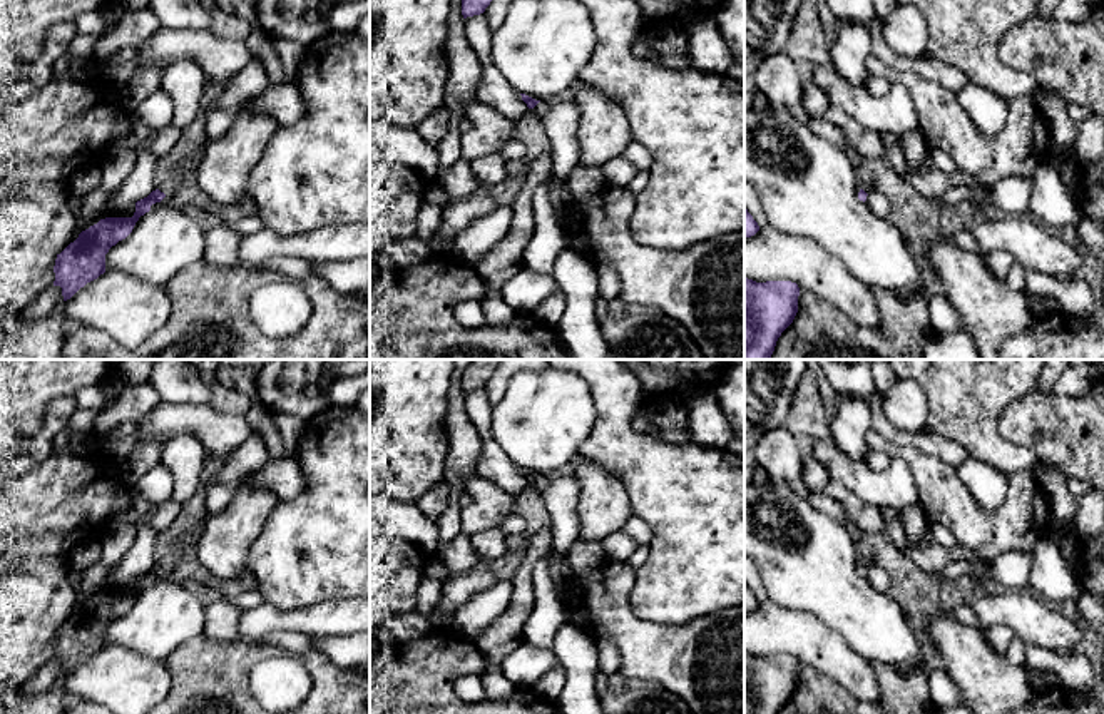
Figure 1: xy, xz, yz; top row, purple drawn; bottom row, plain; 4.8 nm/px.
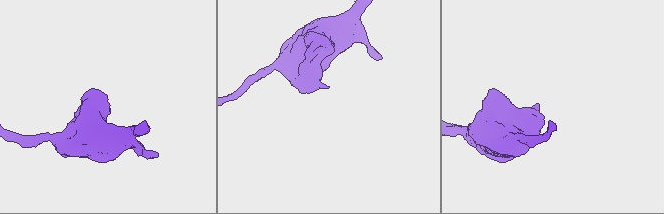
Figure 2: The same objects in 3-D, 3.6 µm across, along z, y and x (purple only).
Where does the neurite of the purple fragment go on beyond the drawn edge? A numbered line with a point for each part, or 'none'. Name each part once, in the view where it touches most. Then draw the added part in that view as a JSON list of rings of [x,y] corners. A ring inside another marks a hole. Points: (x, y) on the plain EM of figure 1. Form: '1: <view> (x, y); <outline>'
1: xy (174, 554); [[[172,545],[167,555],[159,562],[166,570],[172,569],[182,558],[182,547]]]

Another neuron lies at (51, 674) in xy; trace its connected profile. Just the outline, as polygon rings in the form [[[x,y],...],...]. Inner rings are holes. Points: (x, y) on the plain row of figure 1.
[[[50,660],[32,679],[20,686],[20,689],[30,694],[43,692],[49,687],[62,682],[62,679],[64,679],[62,662]]]

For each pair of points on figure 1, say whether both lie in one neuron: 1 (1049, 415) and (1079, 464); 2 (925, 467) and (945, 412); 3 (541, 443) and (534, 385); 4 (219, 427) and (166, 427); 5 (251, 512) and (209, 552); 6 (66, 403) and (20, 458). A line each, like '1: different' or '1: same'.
1: same
2: different
3: same
4: same
5: same
6: same

